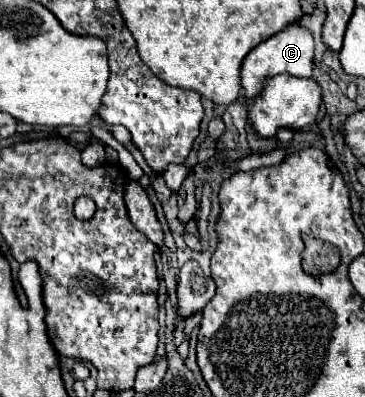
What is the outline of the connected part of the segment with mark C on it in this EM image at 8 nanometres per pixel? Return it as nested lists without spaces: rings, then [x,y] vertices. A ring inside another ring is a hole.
[[[292,24],[292,26],[284,28],[282,32],[274,34],[272,38],[264,40],[242,62],[242,68],[240,68],[240,82],[242,82],[240,98],[250,100],[250,98],[262,94],[262,86],[266,84],[266,78],[272,78],[272,76],[278,76],[278,74],[312,78],[312,54],[314,54],[312,34],[306,28],[300,28],[298,24]]]

